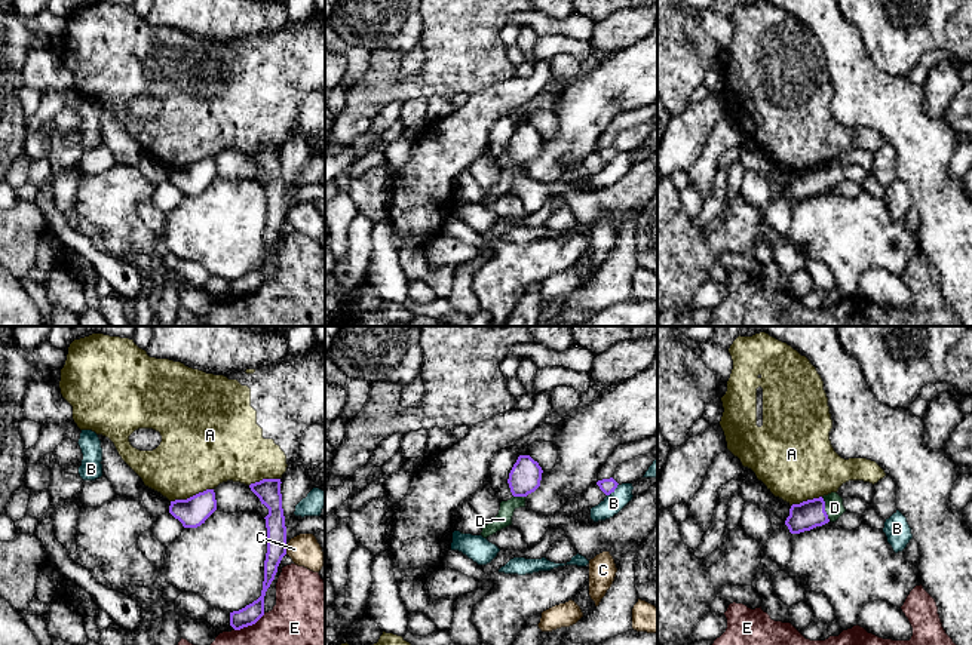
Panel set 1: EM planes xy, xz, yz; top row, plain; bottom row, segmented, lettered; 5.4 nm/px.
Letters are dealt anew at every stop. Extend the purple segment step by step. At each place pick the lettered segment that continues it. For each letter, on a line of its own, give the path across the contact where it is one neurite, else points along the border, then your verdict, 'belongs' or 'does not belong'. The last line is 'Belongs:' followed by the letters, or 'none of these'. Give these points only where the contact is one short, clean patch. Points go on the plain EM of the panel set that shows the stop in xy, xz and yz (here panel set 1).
A: does not belong
B: along xz (618, 151), (607, 163) | does not belong
C: does not belong
D: across yz (808, 183), (824, 177), (834, 175) | belongs
E: does not belong
Belongs: D

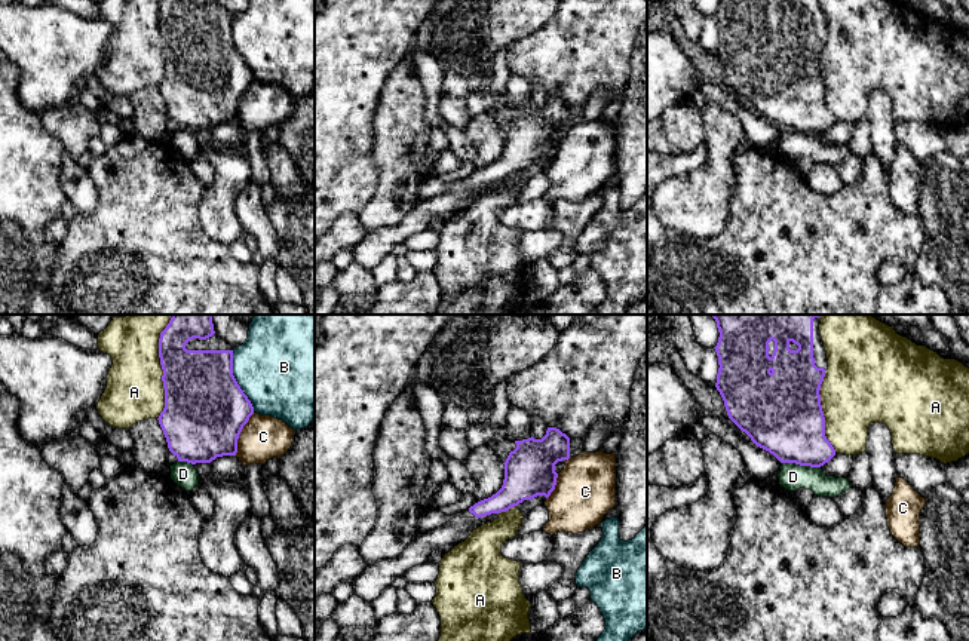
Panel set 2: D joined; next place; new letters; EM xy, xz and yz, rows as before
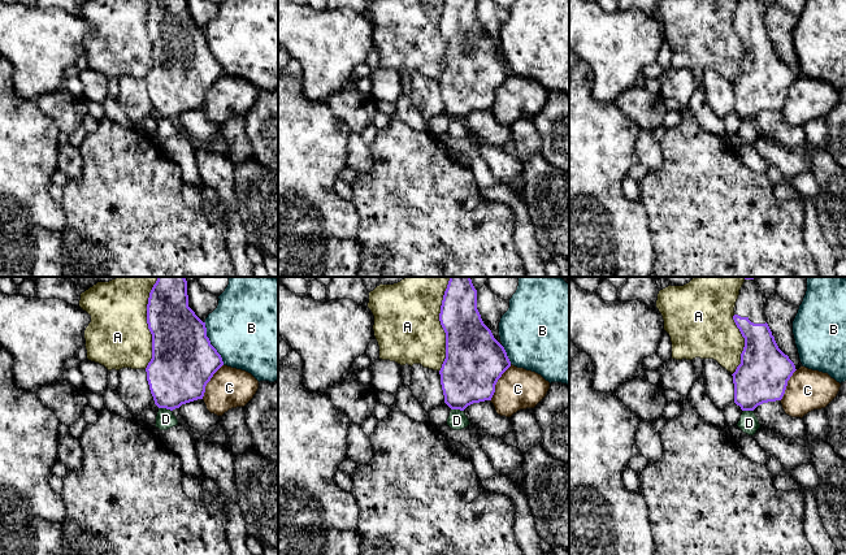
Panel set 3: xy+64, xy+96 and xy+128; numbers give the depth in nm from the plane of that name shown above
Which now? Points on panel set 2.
A: does not belong
B: does not belong
C: does not belong
D: along yz (782, 129), (819, 135) | does not belong
Belongs: none of these

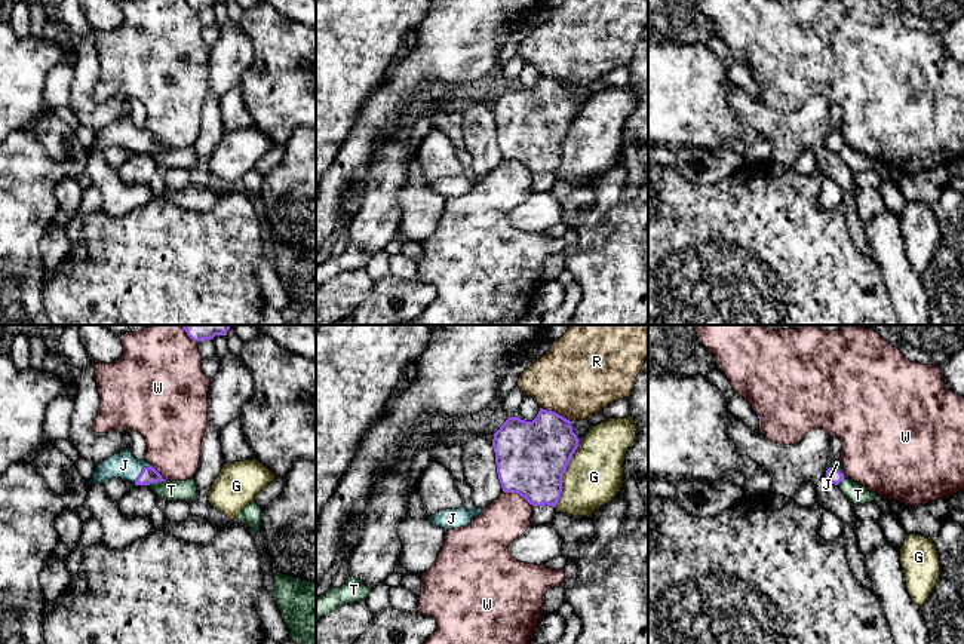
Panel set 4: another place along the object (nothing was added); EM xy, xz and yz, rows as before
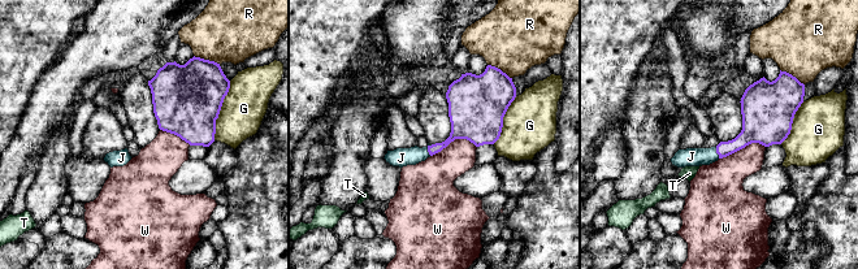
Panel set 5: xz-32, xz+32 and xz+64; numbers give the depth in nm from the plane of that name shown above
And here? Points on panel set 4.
G: does not belong
J: across xy (149, 143), (141, 140), (123, 132) | belongs
R: does not belong
T: does not belong
W: does not belong
Belongs: J

